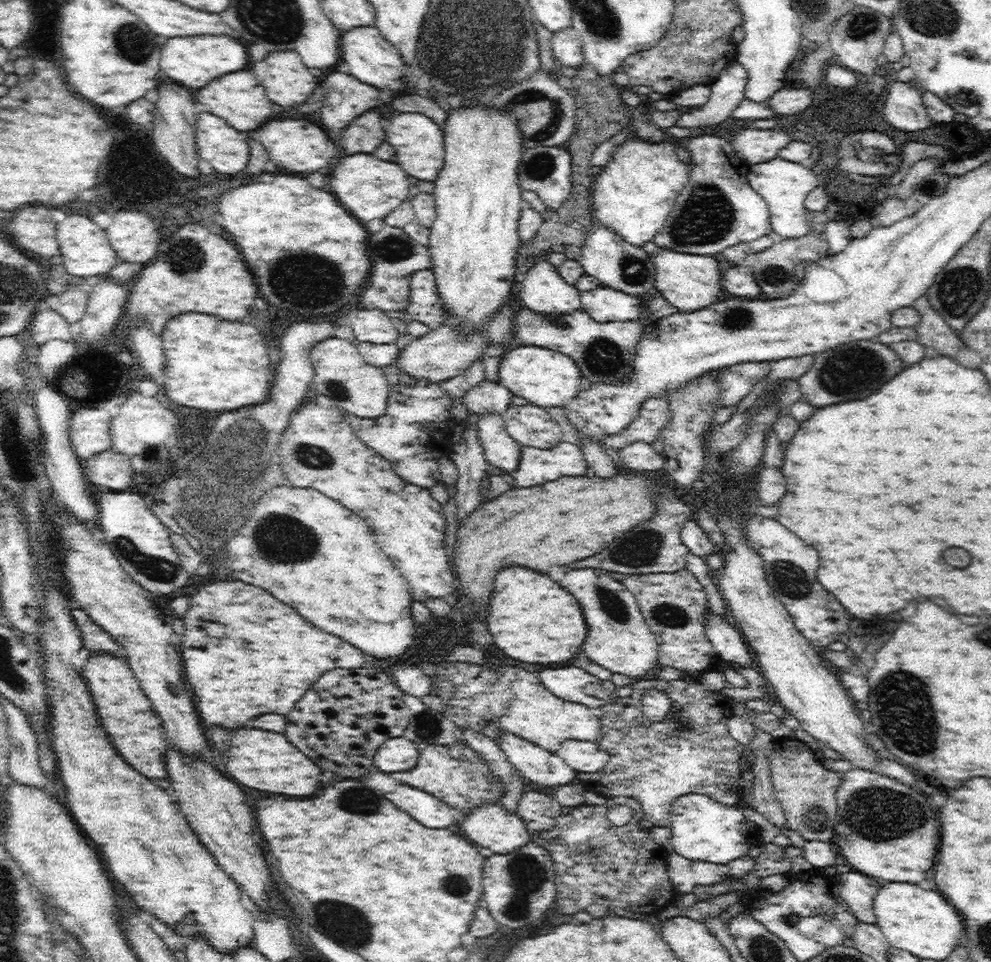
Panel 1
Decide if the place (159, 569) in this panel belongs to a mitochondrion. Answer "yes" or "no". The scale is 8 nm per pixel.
yes

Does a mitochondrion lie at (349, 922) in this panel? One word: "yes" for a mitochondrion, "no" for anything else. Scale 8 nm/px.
yes

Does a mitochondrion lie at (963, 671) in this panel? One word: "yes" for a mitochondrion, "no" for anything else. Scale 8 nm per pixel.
no

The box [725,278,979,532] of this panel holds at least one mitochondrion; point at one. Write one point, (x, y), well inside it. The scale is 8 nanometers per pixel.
(837, 376)

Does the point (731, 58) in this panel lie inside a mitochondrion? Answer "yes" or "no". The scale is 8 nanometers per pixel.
no

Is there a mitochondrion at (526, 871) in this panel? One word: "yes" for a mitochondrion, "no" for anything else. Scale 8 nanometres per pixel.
yes

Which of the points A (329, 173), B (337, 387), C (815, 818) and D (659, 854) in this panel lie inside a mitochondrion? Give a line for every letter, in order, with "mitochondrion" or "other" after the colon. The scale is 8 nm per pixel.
A: other
B: mitochondrion
C: mitochondrion
D: other

